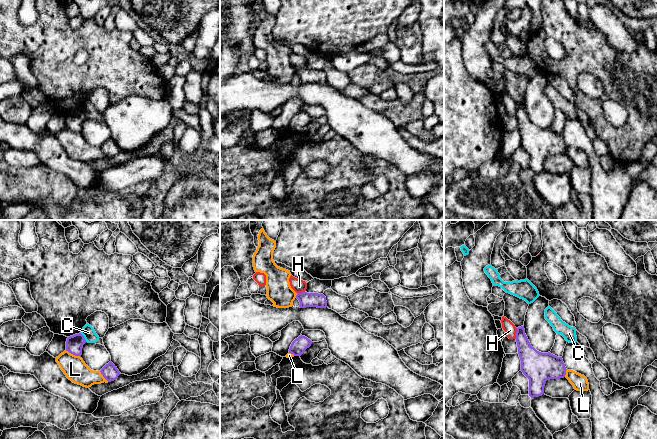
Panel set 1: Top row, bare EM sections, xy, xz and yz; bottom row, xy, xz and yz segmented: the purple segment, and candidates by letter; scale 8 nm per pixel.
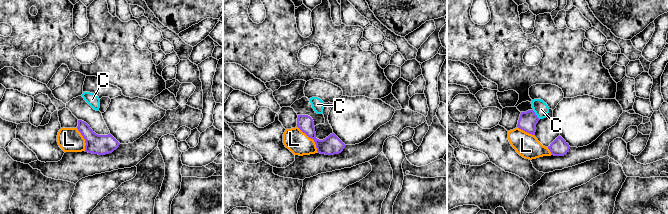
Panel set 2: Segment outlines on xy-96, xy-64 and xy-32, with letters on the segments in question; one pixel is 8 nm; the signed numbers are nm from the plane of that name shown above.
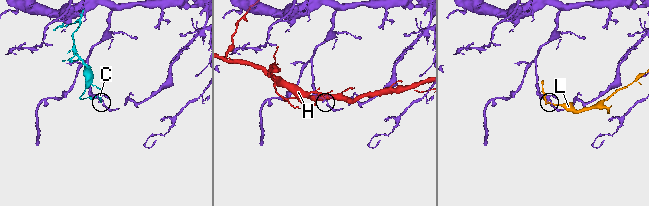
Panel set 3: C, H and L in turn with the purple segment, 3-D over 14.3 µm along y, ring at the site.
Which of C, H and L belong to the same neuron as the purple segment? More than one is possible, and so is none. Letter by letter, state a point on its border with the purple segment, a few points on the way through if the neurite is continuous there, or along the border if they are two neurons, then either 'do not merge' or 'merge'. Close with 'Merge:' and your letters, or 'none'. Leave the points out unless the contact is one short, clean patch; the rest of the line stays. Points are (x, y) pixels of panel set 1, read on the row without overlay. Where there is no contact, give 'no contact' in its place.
C: meets purple in xy at (83, 113); border along xy (80, 109), (86, 117); do not merge
H: meets purple in yz at (516, 109); do not merge
L: meets purple in xy at (73, 130); do not merge
Merge: none

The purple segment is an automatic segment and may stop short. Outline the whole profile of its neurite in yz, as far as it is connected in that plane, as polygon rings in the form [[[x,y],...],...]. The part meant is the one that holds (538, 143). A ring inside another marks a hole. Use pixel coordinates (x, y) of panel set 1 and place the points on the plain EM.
[[[524,102],[517,104],[516,118],[521,136],[521,147],[529,155],[531,174],[544,170],[547,156],[565,153],[567,145],[562,133],[557,133],[550,128],[541,129],[532,123],[525,110]]]

